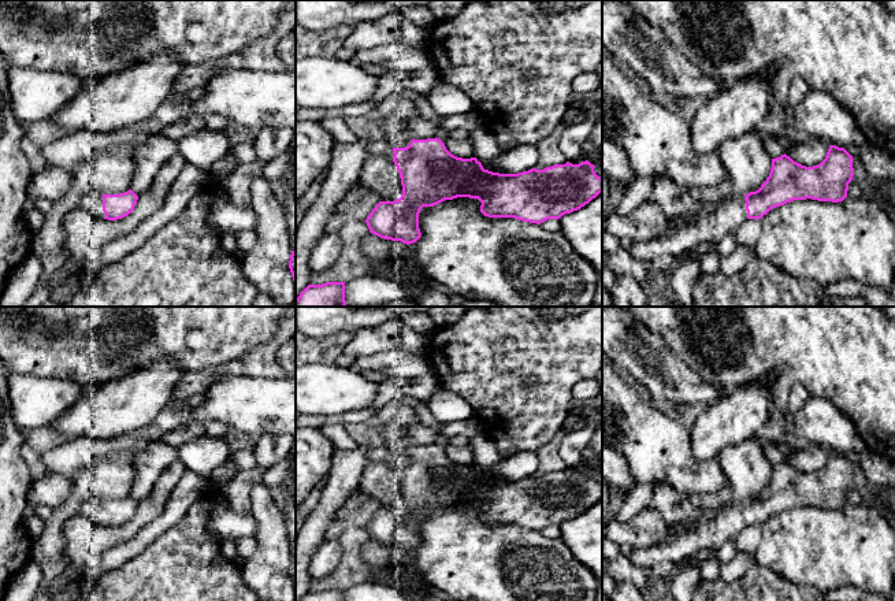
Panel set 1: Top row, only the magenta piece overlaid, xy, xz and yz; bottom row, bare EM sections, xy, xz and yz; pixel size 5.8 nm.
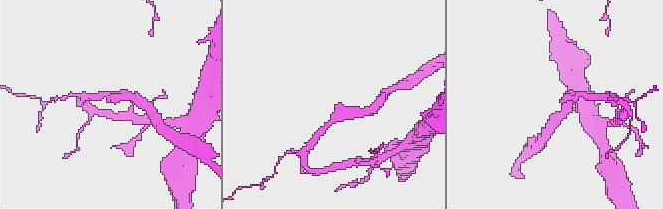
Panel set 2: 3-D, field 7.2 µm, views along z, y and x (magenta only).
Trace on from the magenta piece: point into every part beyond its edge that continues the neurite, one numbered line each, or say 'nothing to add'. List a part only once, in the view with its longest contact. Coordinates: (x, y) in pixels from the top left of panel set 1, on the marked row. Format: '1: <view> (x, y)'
1: xy (92, 201)

